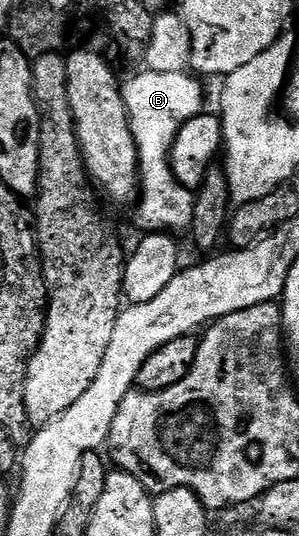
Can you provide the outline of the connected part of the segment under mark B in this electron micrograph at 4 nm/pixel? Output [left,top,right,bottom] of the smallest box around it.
[122,69,204,232]

